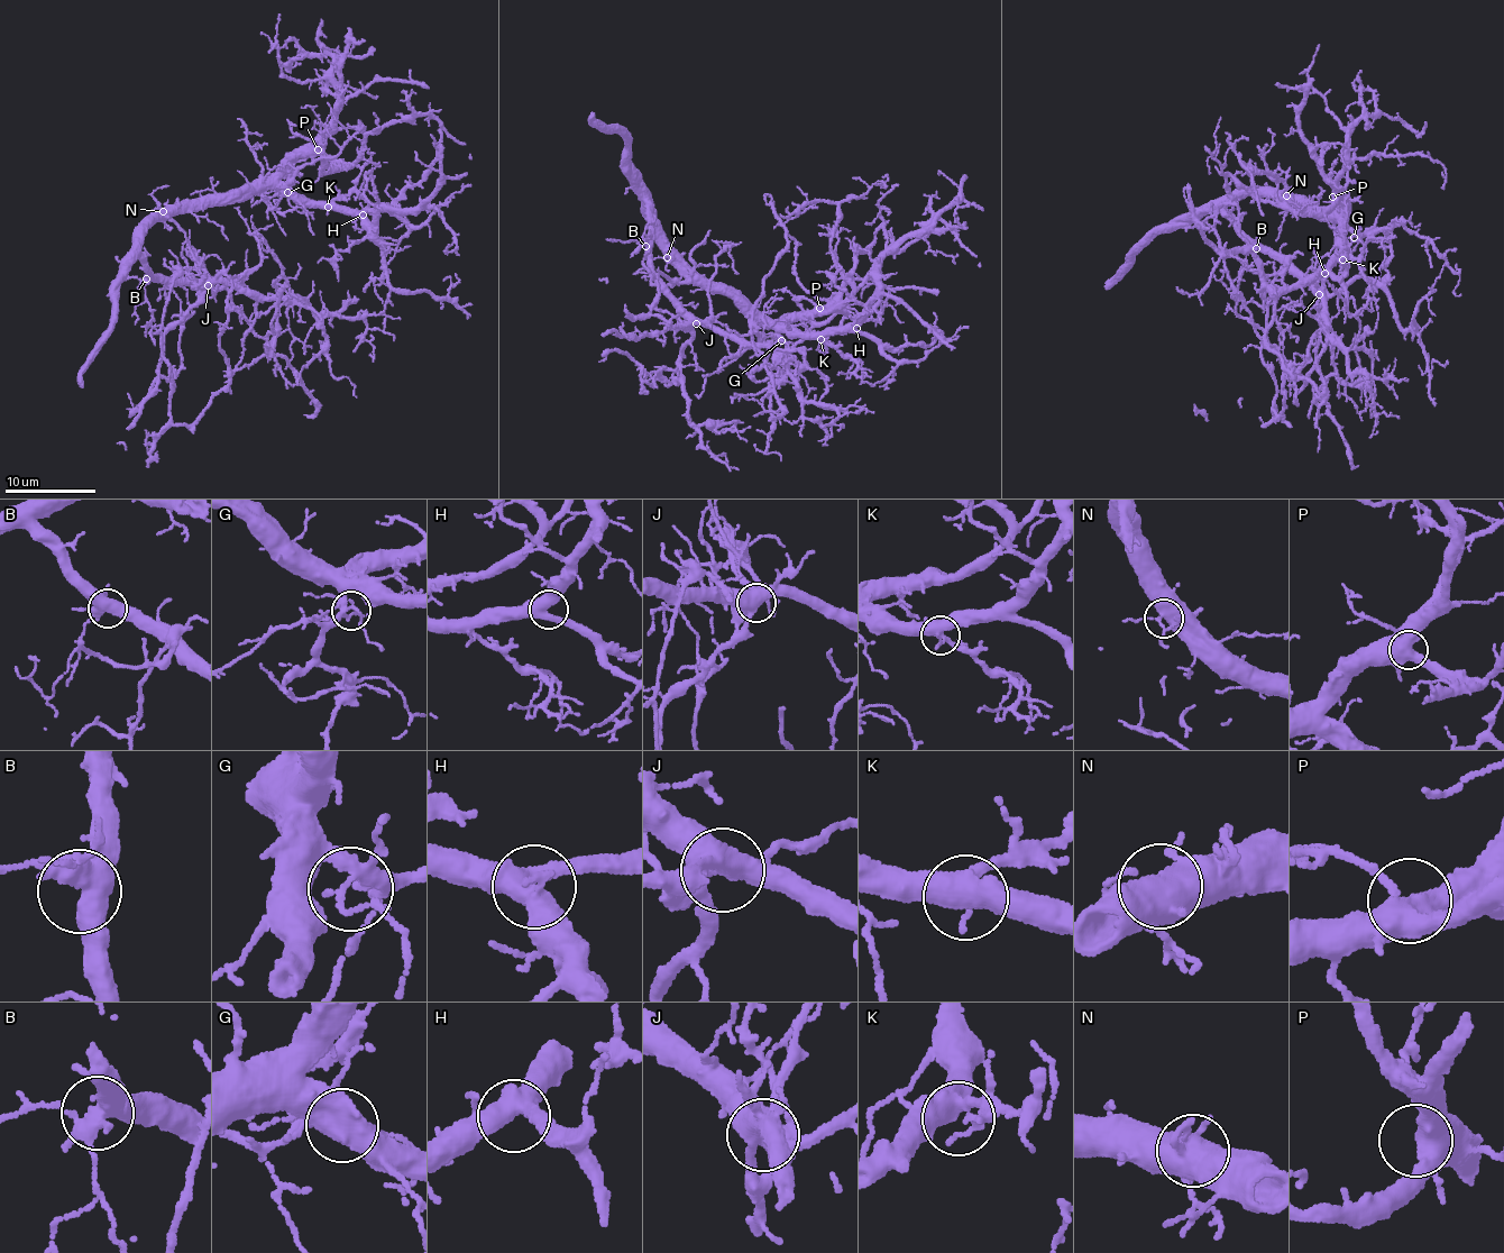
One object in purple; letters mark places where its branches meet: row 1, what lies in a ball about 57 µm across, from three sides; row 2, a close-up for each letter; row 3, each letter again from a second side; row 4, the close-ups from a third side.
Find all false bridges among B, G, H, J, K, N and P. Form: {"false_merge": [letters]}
{"false_merge": ["J"]}

